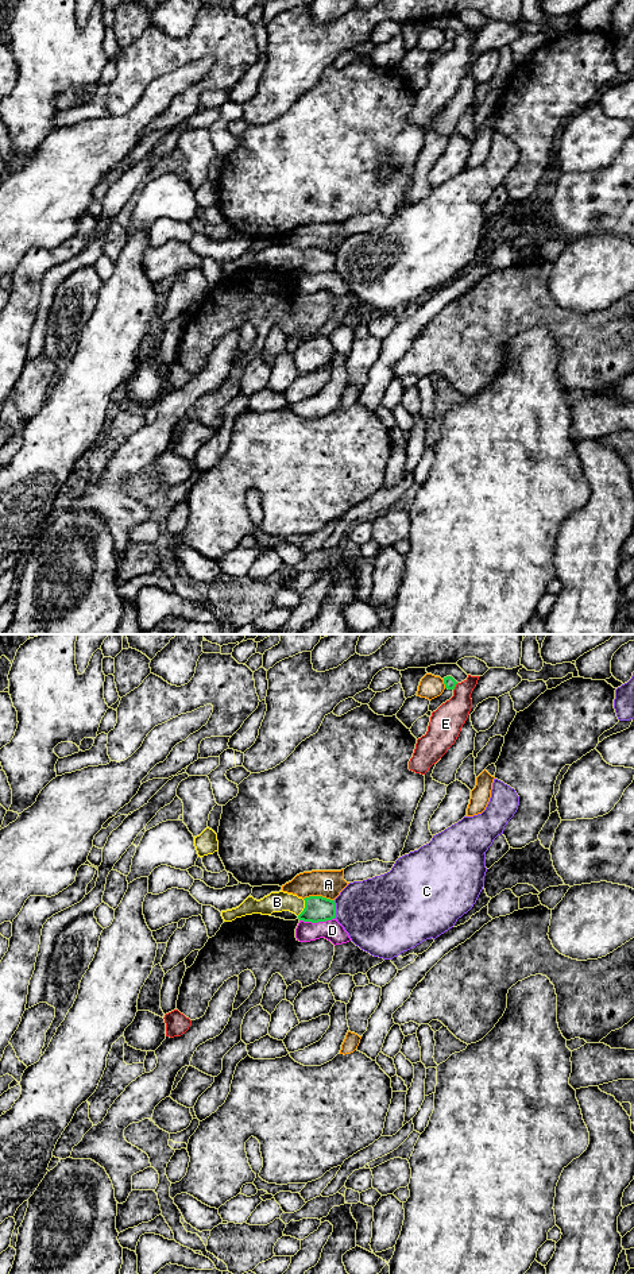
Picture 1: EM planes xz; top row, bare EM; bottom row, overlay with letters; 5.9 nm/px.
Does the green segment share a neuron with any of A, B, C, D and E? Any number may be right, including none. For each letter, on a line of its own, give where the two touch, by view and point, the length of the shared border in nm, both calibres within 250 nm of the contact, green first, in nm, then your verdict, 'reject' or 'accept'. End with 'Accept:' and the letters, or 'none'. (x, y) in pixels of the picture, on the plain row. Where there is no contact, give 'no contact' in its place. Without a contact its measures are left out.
A: xz (319, 248) | 180 nm | 160/160 nm | reject
B: xz (305, 259) | 110 nm | 160/130 nm | accept
C: xz (335, 262) | 110 nm | 160/420 nm | reject
D: xz (316, 274) | 200 nm | 160/120 nm | reject
E: xz (455, 38) | 50 nm | 70/190 nm | reject
Accept: B

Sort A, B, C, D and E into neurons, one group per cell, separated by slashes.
A / B / C / D / E

